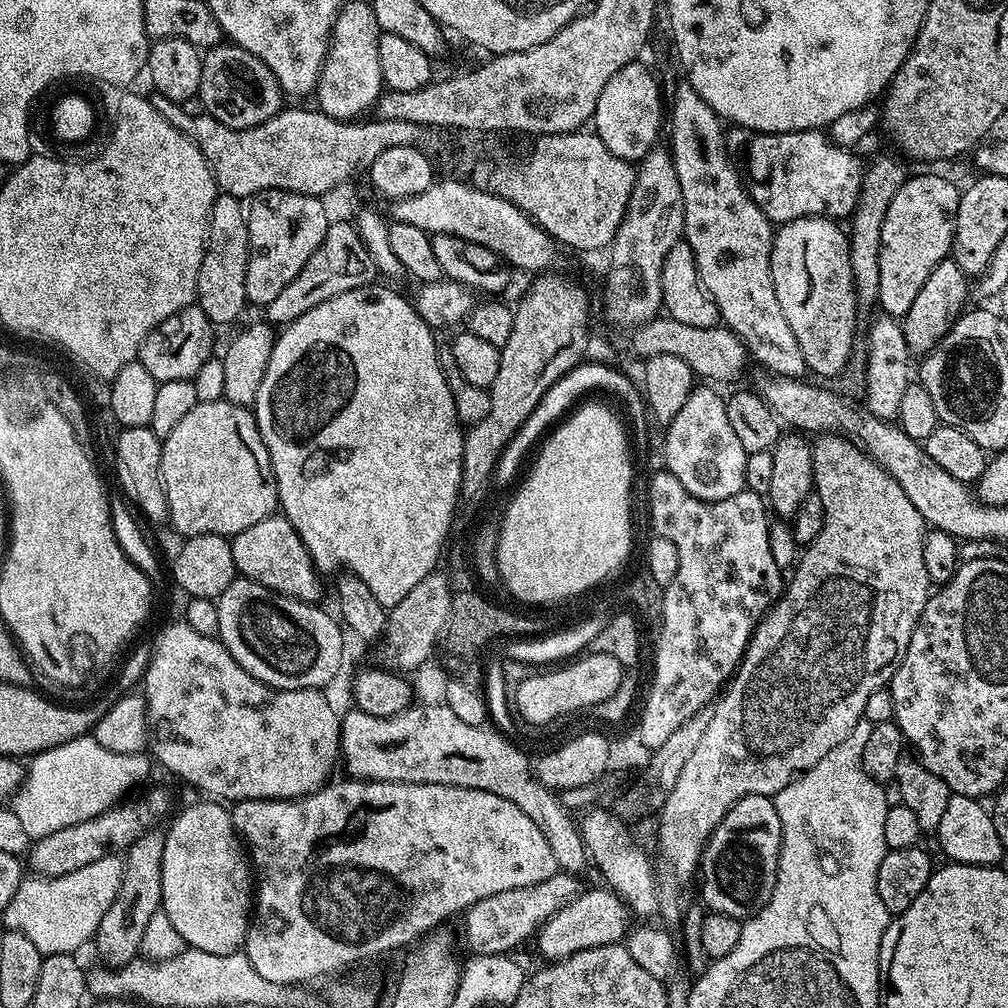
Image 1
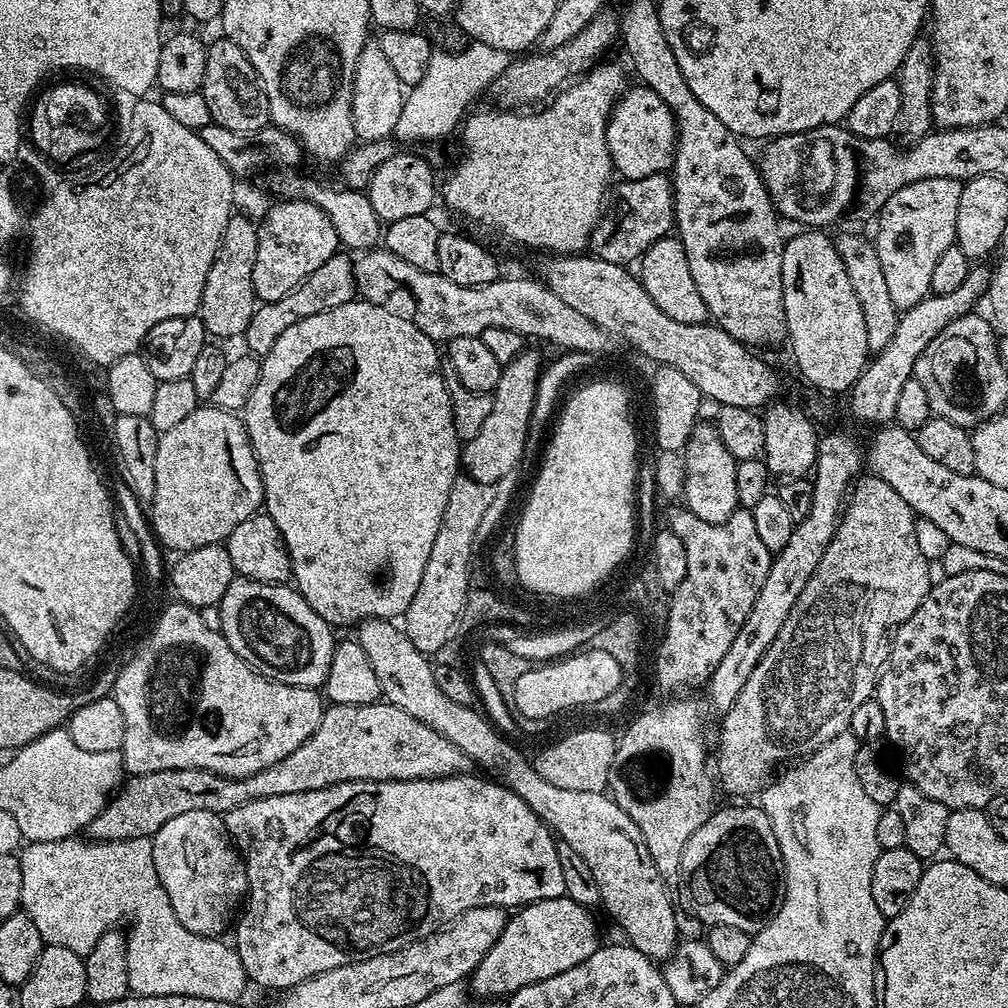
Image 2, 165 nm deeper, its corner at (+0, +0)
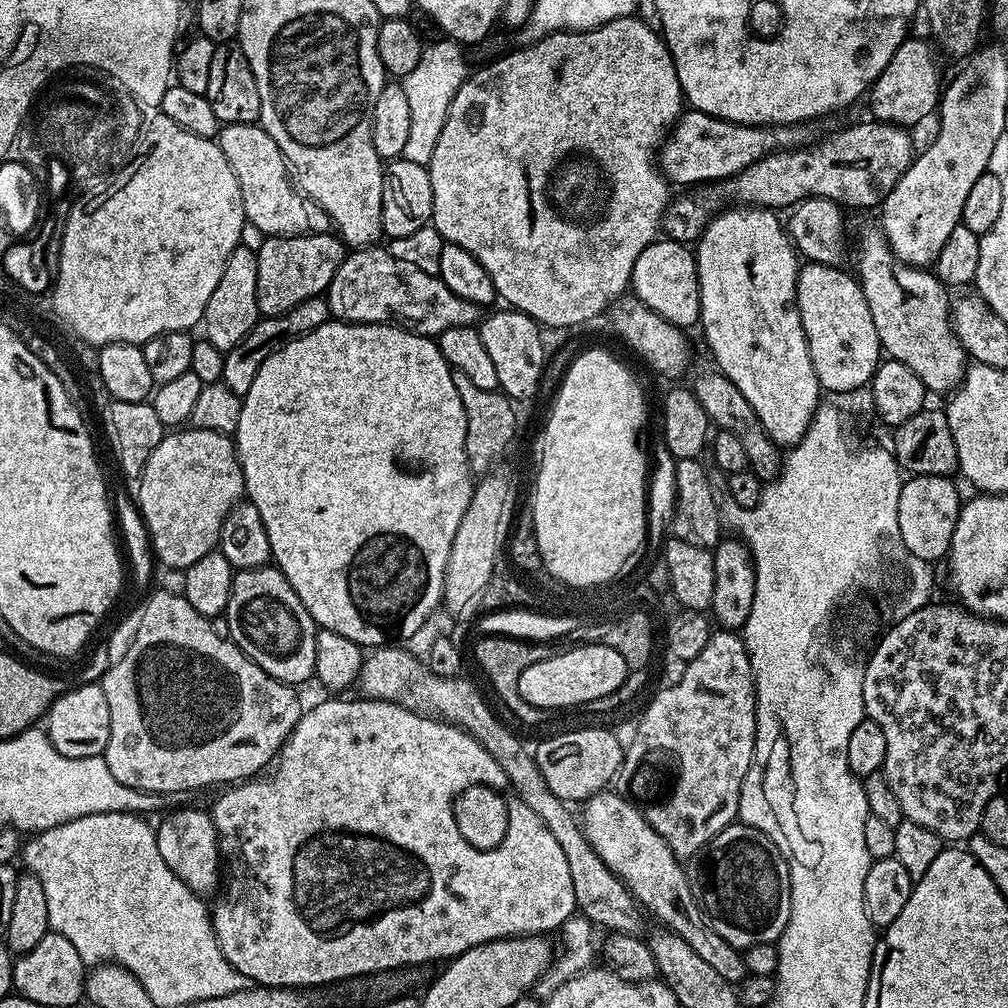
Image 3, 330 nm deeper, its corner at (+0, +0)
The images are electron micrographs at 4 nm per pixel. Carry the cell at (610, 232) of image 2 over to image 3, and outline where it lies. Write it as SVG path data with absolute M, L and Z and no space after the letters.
M869 119L869 124L852 124L849 128L840 128L829 136L813 139L811 142L799 147L772 152L764 156L758 162L746 166L744 172L737 176L731 176L728 180L717 180L693 187L689 196L680 196L669 203L664 211L662 232L667 239L681 242L695 242L700 239L704 228L712 221L717 212L729 206L755 206L758 208L770 208L773 210L791 209L801 200L814 198L826 198L833 200L835 204L845 209L872 208L883 205L884 200L894 190L898 178L912 165L914 151L912 152L912 140L907 127L896 124L881 123L876 119Z

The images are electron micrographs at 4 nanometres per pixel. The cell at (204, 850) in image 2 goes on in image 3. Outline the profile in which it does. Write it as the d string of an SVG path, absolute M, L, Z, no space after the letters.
M180 808L177 812L171 812L163 817L165 820L161 824L155 825L158 850L166 866L170 866L170 870L174 870L174 874L190 886L190 890L199 894L215 893L222 880L222 861L211 815L200 808Z

